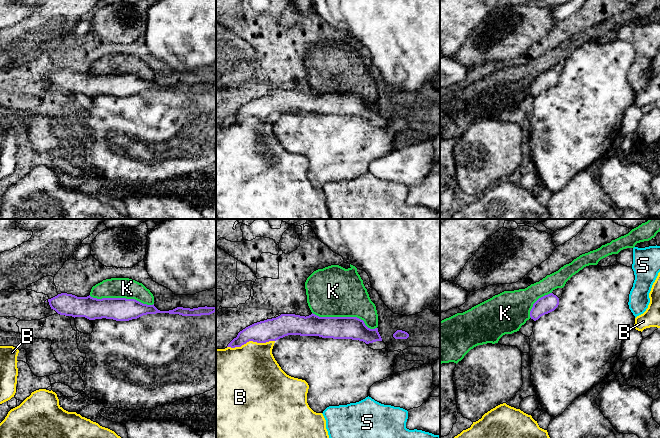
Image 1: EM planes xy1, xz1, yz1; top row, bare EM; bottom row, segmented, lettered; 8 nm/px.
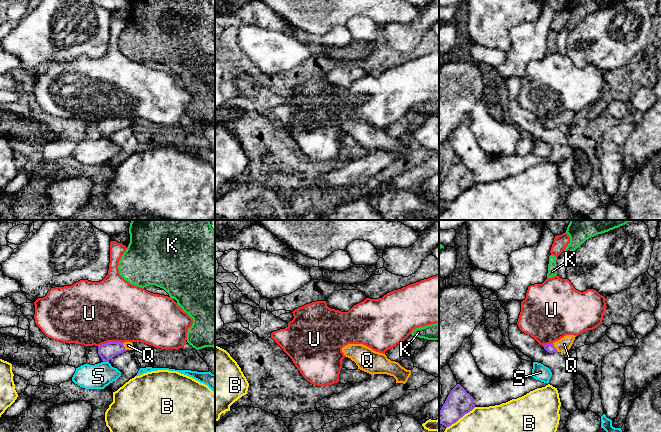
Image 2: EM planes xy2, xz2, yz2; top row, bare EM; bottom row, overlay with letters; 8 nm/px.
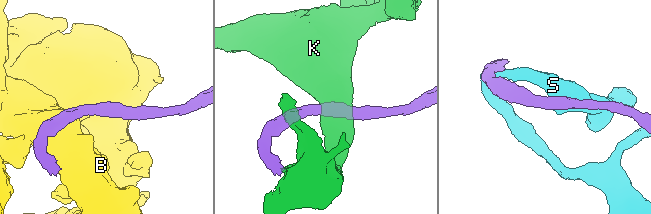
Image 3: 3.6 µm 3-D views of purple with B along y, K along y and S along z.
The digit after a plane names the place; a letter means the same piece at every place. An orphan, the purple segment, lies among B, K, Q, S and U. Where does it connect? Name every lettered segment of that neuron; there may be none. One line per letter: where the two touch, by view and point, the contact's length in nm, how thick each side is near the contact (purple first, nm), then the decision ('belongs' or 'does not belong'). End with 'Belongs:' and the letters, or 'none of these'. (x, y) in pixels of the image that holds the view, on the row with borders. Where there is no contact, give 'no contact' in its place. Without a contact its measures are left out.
B: xz1 (250, 340) | 380 nm | 180/440 nm | does not belong
K: xz1 (345, 317) | 550 nm | 180/400 nm | does not belong
Q: yz2 (554, 347) | 90 nm | 70/110 nm | belongs
S: xy2 (106, 361) | 50 nm | 140/200 nm | does not belong
U: xy2 (110, 342) | 200 nm | 140/500 nm | does not belong
Belongs: Q

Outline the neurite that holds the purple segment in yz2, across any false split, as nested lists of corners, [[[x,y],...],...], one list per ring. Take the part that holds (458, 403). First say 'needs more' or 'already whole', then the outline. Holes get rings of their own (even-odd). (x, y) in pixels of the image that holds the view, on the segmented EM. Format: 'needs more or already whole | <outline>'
already whole | [[[457,384],[449,393],[439,411],[439,423],[446,428],[456,423],[465,414],[475,408],[473,397]]]

